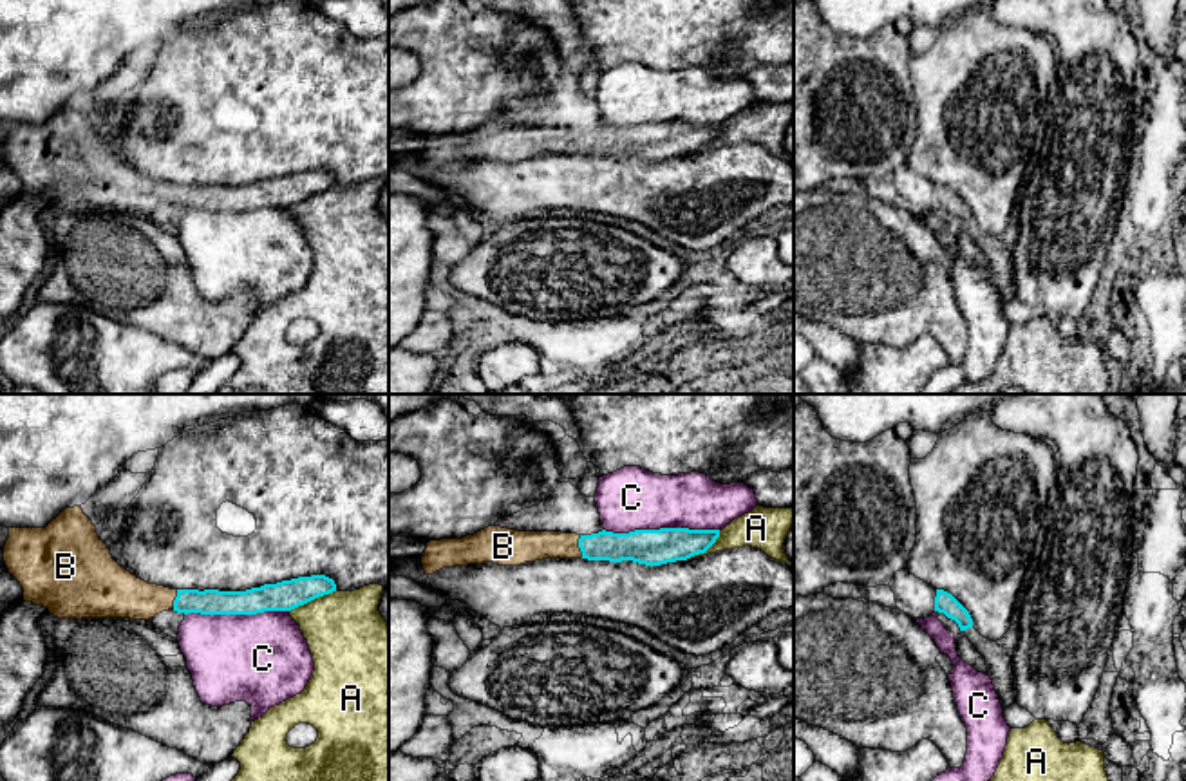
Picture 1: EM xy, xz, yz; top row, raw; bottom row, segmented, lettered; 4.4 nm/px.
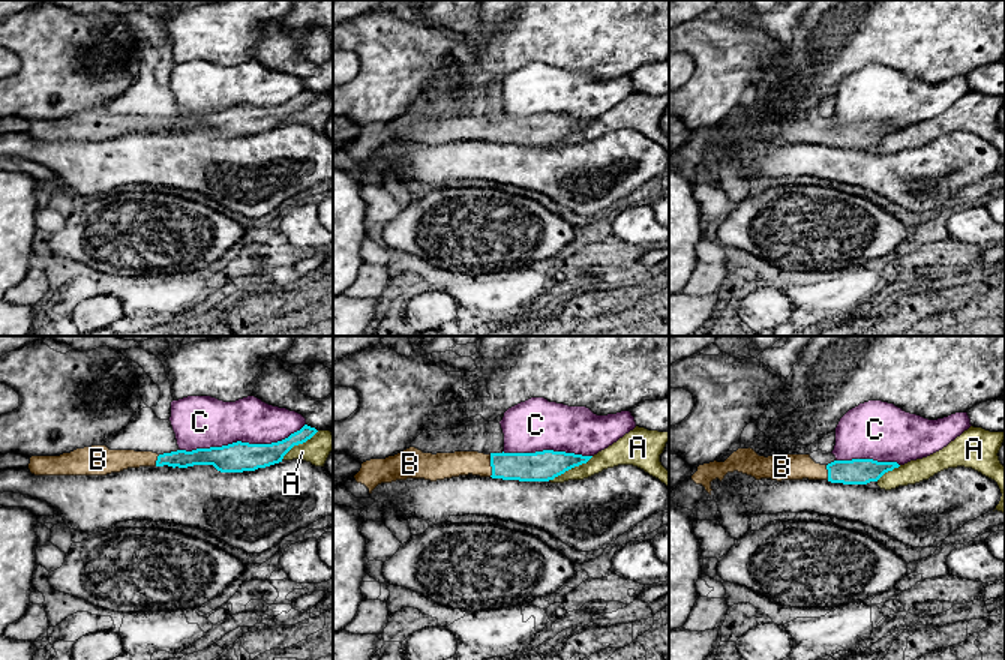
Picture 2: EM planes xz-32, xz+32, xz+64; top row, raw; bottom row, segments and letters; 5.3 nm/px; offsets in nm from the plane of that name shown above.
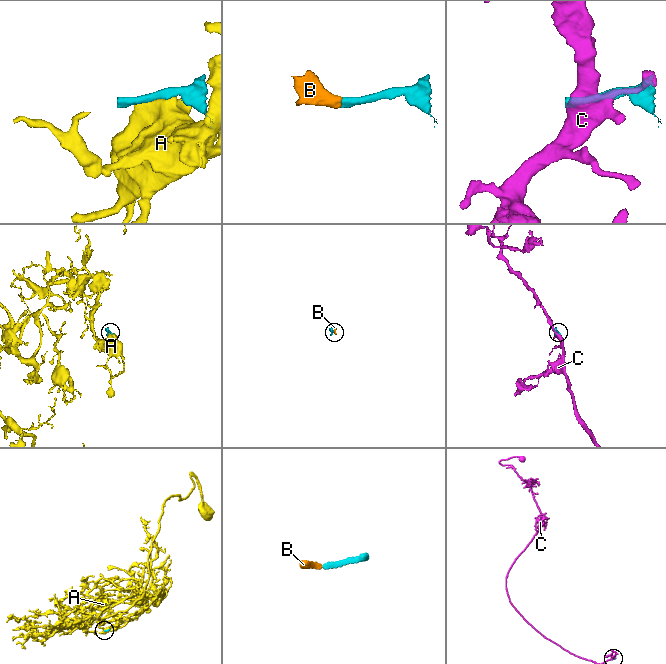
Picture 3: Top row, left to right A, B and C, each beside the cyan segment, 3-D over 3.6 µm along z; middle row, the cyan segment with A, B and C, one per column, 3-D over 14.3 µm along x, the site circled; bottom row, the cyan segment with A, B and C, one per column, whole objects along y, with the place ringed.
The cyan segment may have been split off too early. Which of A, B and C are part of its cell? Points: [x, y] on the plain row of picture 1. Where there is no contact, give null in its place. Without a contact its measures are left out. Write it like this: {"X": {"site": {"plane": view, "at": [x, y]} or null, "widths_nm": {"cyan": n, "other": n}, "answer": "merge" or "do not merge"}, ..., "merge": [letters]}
{"A": {"site": {"plane": "xy", "at": [311, 194]}, "widths_nm": {"cyan": 140, "other": 360}, "answer": "do not merge"}, "B": {"site": {"plane": "xz", "at": [579, 141]}, "widths_nm": {"cyan": 130, "other": 140}, "answer": "merge"}, "C": {"site": {"plane": "xz", "at": [662, 123]}, "widths_nm": {"cyan": 160, "other": 280}, "answer": "do not merge"}, "merge": ["B"]}

